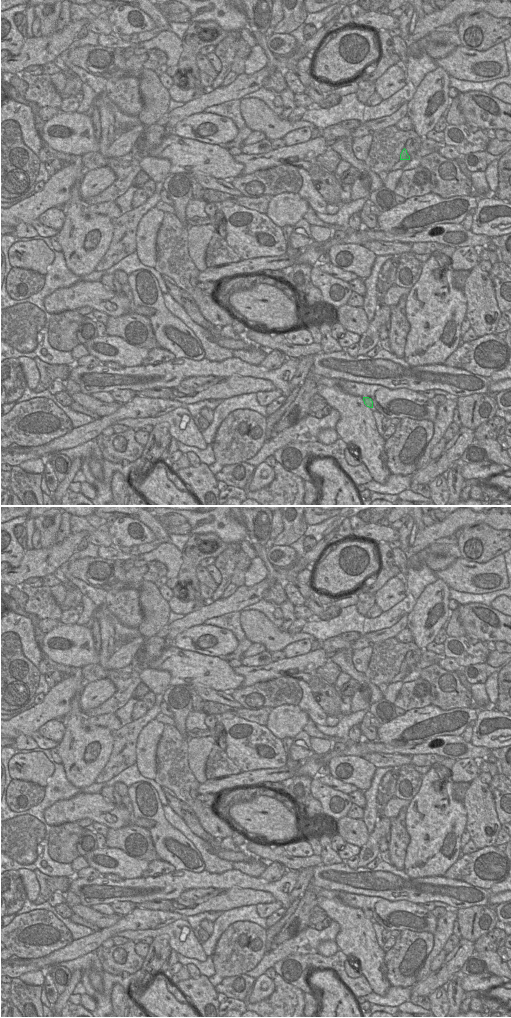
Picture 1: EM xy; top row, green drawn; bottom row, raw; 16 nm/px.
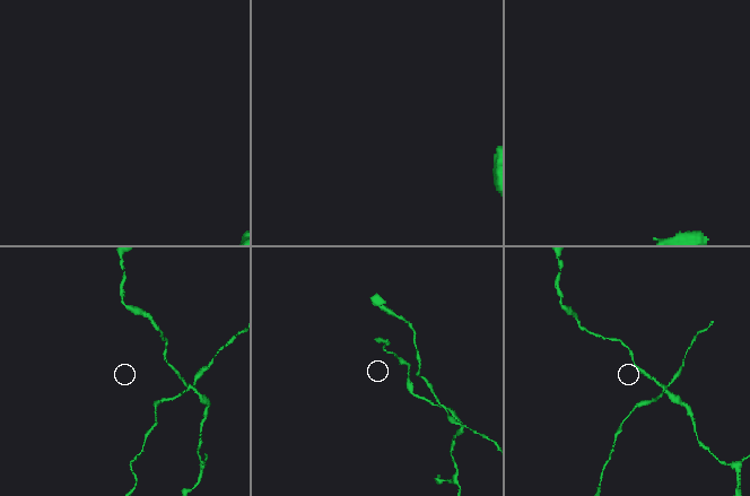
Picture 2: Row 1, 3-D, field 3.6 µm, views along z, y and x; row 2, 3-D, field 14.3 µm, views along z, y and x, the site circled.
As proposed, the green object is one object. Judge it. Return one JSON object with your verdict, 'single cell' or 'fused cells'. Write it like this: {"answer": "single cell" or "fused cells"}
{"answer": "single cell"}

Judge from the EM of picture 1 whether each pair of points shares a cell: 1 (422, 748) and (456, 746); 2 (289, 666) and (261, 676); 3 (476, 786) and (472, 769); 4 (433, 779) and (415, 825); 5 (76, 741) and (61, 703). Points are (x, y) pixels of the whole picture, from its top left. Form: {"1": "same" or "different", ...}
{"1": "same", "2": "same", "3": "different", "4": "same", "5": "different"}

